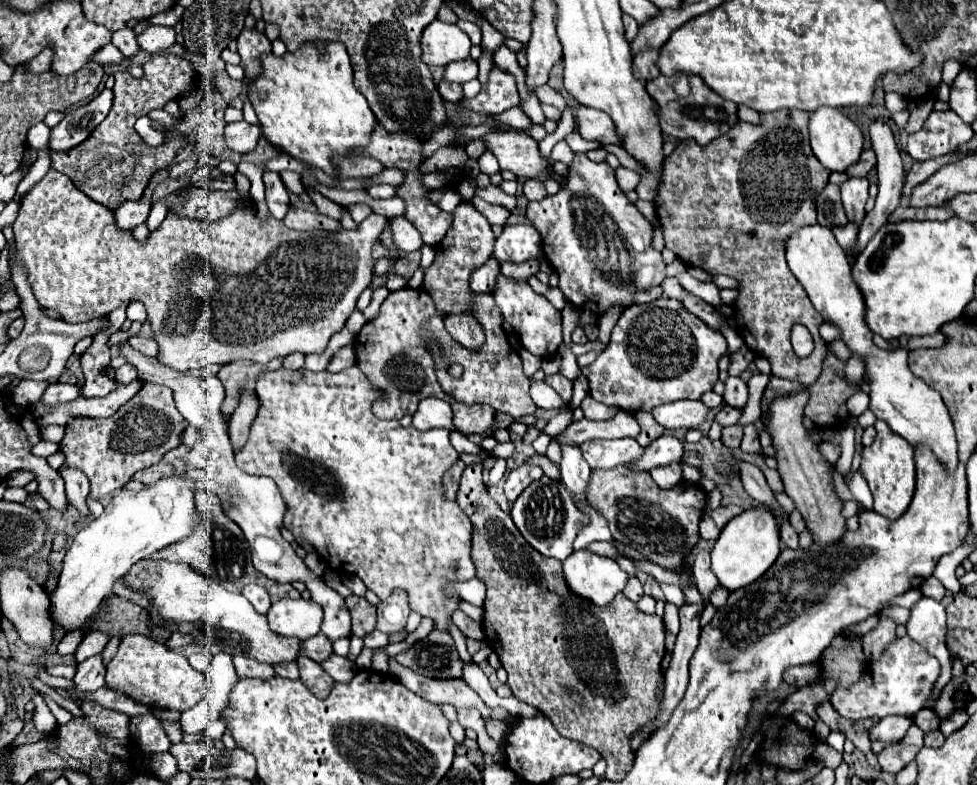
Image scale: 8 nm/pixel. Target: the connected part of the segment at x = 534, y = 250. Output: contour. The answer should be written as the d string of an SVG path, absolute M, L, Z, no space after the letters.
M519 223L503 227L503 233L495 241L493 257L499 261L527 261L541 253L541 235L531 223Z

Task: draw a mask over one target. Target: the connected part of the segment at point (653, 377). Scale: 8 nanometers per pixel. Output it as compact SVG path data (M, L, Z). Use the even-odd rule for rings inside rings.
M659 297L645 305L631 305L619 317L607 349L581 373L589 379L589 395L609 407L623 411L651 411L657 405L679 399L701 399L719 379L717 361L727 353L727 341L721 333L711 331L701 319L689 313L681 301Z

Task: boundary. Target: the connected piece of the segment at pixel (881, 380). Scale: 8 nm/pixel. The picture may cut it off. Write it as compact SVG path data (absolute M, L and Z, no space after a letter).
M819 225L805 227L787 241L787 263L797 281L807 291L813 307L819 311L823 321L833 323L839 329L839 339L849 347L851 355L857 355L865 365L865 375L869 377L869 409L877 419L885 421L891 431L907 439L913 447L925 445L933 451L935 459L953 473L959 465L957 459L957 439L949 411L941 395L931 389L921 377L913 375L907 367L907 349L885 351L879 349L871 339L871 329L865 325L865 299L851 277L851 263L847 253L837 245L835 235Z

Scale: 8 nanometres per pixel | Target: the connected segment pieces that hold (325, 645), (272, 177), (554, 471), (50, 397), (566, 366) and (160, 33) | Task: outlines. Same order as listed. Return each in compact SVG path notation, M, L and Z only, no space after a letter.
M317 633L317 637L311 637L309 641L305 641L299 649L299 655L305 655L317 663L325 661L329 655L333 653L331 649L331 643L327 641L327 637L323 633Z
M265 171L263 181L265 181L265 199L267 199L269 211L273 213L273 217L283 219L289 209L289 193L287 193L279 173Z
M535 453L534 456L531 456L526 460L526 463L539 465L539 467L543 469L544 475L552 479L558 479L560 477L559 467L551 462L546 455Z
M53 383L45 389L41 403L49 405L49 407L57 407L61 403L73 401L77 399L77 387L75 385L67 385L67 383Z
M565 353L563 355L563 363L561 363L561 375L565 375L567 379L575 379L579 375L579 365L573 357L573 353Z
M151 25L147 31L143 31L137 37L137 43L141 49L149 51L149 53L161 53L165 51L169 45L175 43L175 31L173 27L165 27L165 25Z

